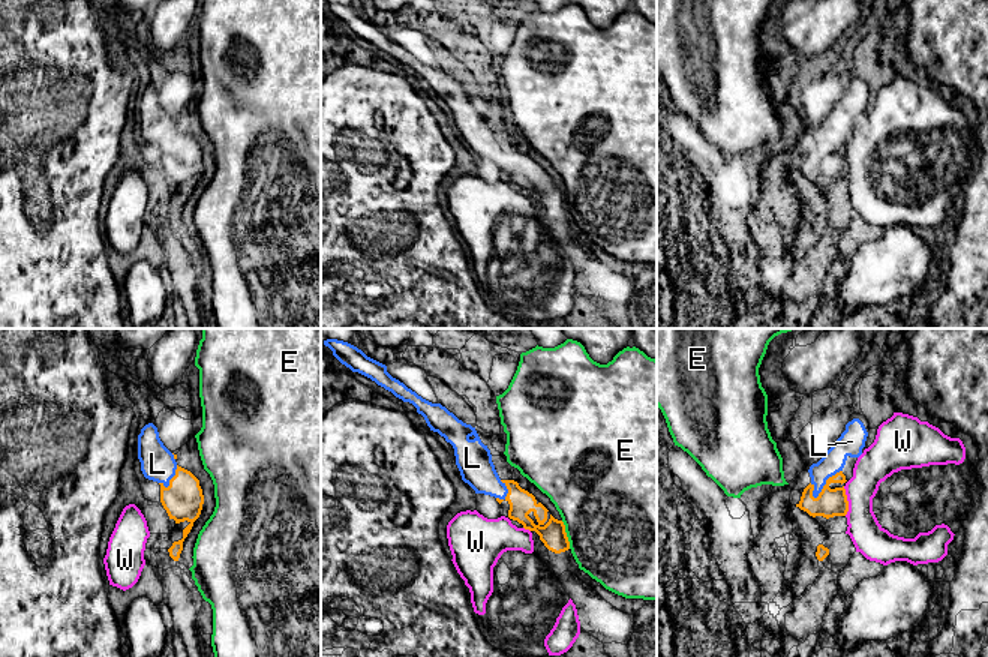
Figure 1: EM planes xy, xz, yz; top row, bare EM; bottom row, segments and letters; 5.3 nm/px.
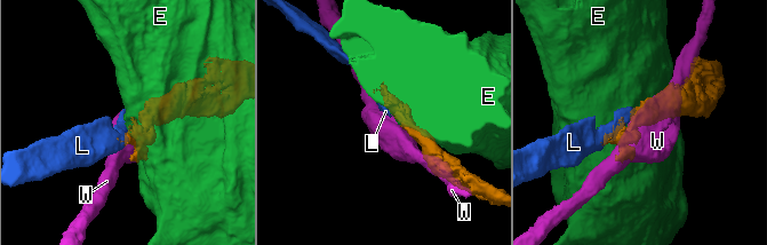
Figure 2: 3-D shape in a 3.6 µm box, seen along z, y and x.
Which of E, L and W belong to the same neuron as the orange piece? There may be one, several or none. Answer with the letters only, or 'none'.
L

